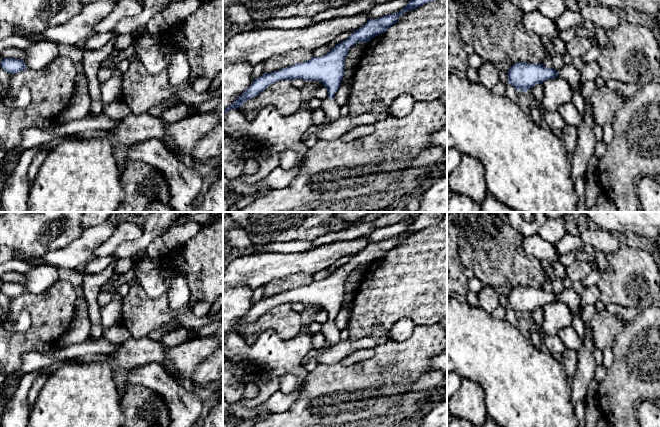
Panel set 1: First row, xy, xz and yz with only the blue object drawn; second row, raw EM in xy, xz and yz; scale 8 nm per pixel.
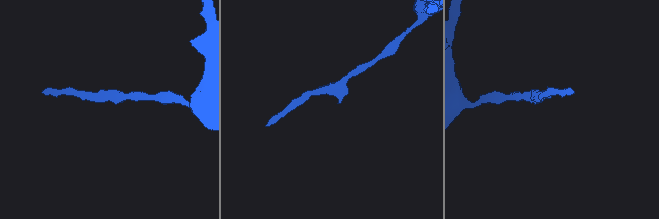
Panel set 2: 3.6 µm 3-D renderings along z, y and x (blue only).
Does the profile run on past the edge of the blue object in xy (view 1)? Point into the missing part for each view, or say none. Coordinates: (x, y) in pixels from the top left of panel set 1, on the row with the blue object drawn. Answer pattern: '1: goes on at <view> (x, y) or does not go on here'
1: does not go on here

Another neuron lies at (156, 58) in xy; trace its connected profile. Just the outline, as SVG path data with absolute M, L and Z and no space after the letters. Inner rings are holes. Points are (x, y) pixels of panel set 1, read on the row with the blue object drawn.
M174 29L170 35L163 37L149 48L145 48L138 43L139 37L133 34L131 45L136 45L134 58L141 61L151 74L157 74L167 69L172 57L176 54L185 53L182 46L183 36L177 29Z

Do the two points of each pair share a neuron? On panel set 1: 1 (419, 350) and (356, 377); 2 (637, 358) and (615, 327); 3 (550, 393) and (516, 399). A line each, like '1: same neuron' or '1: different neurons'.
1: same neuron
2: different neurons
3: same neuron

